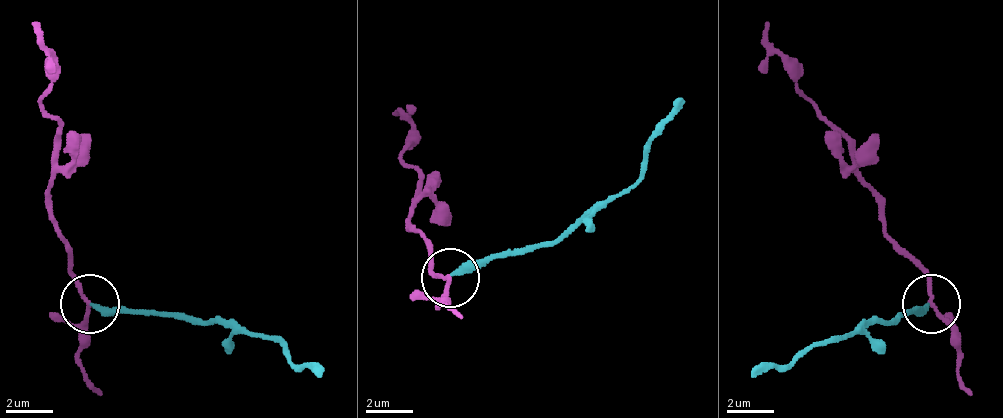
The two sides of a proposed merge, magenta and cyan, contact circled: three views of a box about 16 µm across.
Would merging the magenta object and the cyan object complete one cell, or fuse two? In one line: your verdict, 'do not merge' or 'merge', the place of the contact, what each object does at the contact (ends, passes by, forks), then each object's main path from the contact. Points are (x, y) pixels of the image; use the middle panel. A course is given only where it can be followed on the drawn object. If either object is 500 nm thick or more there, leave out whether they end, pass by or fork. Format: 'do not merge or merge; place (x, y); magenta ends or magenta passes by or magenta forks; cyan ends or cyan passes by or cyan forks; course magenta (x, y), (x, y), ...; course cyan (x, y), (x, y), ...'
do not merge; place (450, 277); magenta passes by; cyan ends; course magenta (452, 276), (434, 270), (434, 247), (411, 223), (411, 124), (393, 112); course cyan (452, 276), (563, 241), (633, 182), (657, 129), (686, 100)

